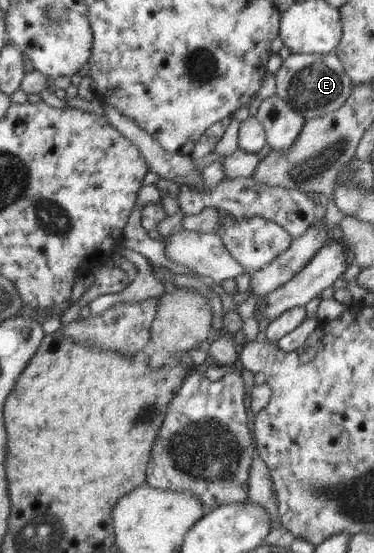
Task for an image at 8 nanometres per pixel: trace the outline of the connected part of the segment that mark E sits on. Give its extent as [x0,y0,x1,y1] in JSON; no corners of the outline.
[275,52,354,120]

